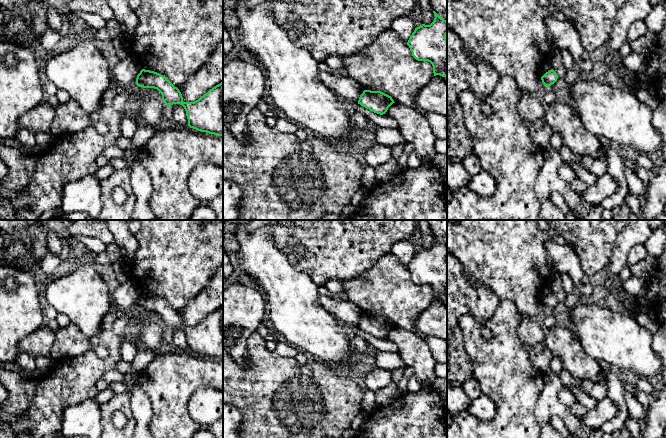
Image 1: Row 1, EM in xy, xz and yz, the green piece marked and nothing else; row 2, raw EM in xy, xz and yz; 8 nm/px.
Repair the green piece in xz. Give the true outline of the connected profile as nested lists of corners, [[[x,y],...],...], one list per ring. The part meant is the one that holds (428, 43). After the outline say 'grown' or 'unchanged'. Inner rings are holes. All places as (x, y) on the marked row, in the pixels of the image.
[[[433,13],[434,21],[415,28],[407,45],[416,60],[432,64],[434,76],[447,77],[447,21]]] | unchanged

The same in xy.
[[[142,69],[137,75],[136,85],[157,89],[167,106],[182,105],[190,128],[223,136],[223,82],[194,102],[184,102],[179,89],[167,77],[154,71]]] | unchanged

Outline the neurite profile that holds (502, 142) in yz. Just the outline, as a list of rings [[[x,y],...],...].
[[[501,76],[493,92],[485,98],[492,110],[490,116],[484,114],[482,101],[474,92],[464,90],[459,95],[464,124],[472,137],[472,152],[478,157],[482,168],[494,177],[497,188],[490,197],[482,197],[468,187],[452,192],[452,198],[447,205],[447,220],[539,220],[541,202],[535,192],[535,183],[544,164],[544,148],[533,142],[533,127],[522,122],[518,116],[516,106],[520,97],[521,92],[515,80],[508,76]]]

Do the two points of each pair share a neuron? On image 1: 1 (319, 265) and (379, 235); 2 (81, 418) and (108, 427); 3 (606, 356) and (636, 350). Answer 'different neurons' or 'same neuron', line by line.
1: same neuron
2: different neurons
3: same neuron

